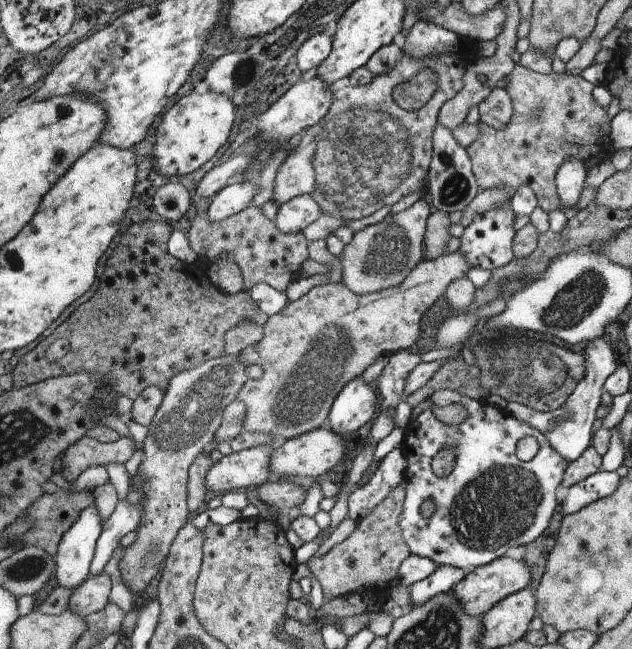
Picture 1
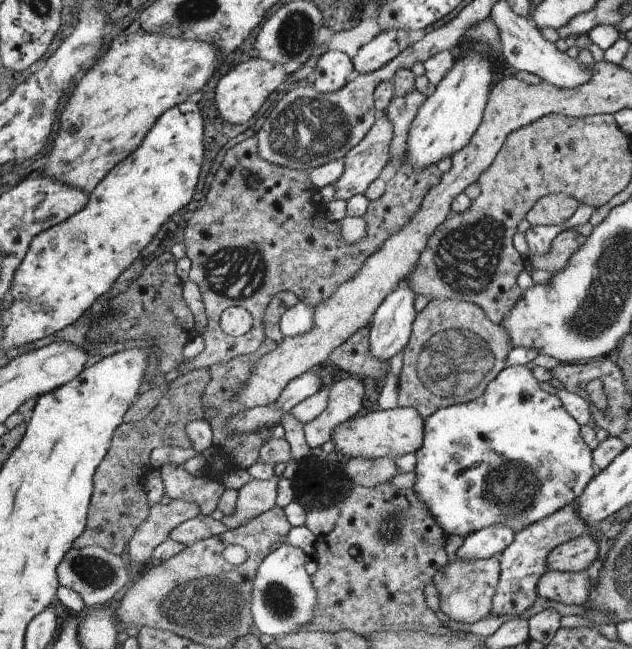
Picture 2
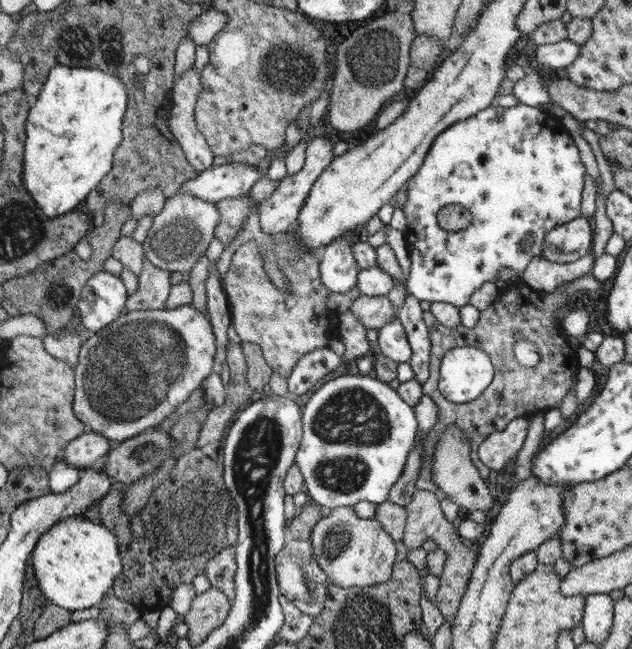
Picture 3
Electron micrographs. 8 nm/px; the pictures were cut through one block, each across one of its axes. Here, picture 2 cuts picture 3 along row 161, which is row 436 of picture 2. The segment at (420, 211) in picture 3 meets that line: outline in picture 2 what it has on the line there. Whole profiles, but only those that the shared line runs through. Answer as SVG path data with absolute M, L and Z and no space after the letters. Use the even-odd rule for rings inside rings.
M509 366L509 368L503 368L499 372L499 376L487 386L487 390L467 402L467 404L455 404L455 406L449 406L449 408L443 408L435 414L431 414L429 418L425 418L425 434L423 434L423 446L415 452L415 458L417 458L417 464L415 464L415 484L411 490L417 492L419 500L423 500L423 504L429 508L429 512L435 516L435 520L439 522L439 526L443 528L443 532L447 536L469 536L469 534L475 534L487 526L493 526L493 524L505 524L509 528L517 532L525 530L527 526L535 524L535 522L541 522L543 518L549 518L551 514L563 510L565 506L571 506L575 498L579 498L583 494L583 490L587 488L587 484L593 480L593 464L591 464L591 456L589 456L589 448L581 442L579 438L579 426L577 422L567 416L565 412L565 406L561 406L559 398L545 386L539 384L539 380L535 380L533 372L527 370L525 366Z

